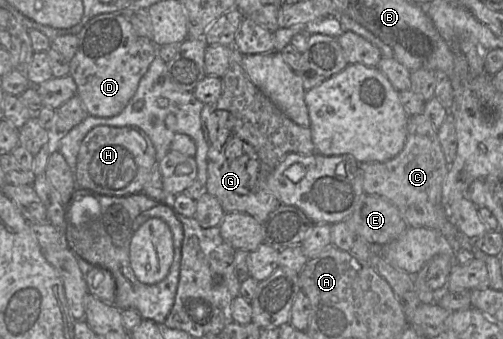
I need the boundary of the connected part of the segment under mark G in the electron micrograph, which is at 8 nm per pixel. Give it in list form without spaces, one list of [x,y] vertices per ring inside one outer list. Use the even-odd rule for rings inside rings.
[[[232,48],[229,67],[221,77],[221,95],[214,103],[205,104],[201,112],[202,129],[209,145],[205,188],[207,194],[214,196],[219,201],[225,213],[245,213],[263,223],[268,215],[280,205],[269,187],[269,177],[274,168],[288,154],[311,155],[316,151],[310,128],[294,123],[252,83],[242,67],[243,56],[238,50]],[[217,110],[227,111],[235,117],[235,125],[231,131],[232,136],[224,145],[220,144],[220,137],[218,136],[219,116],[215,113]]]

